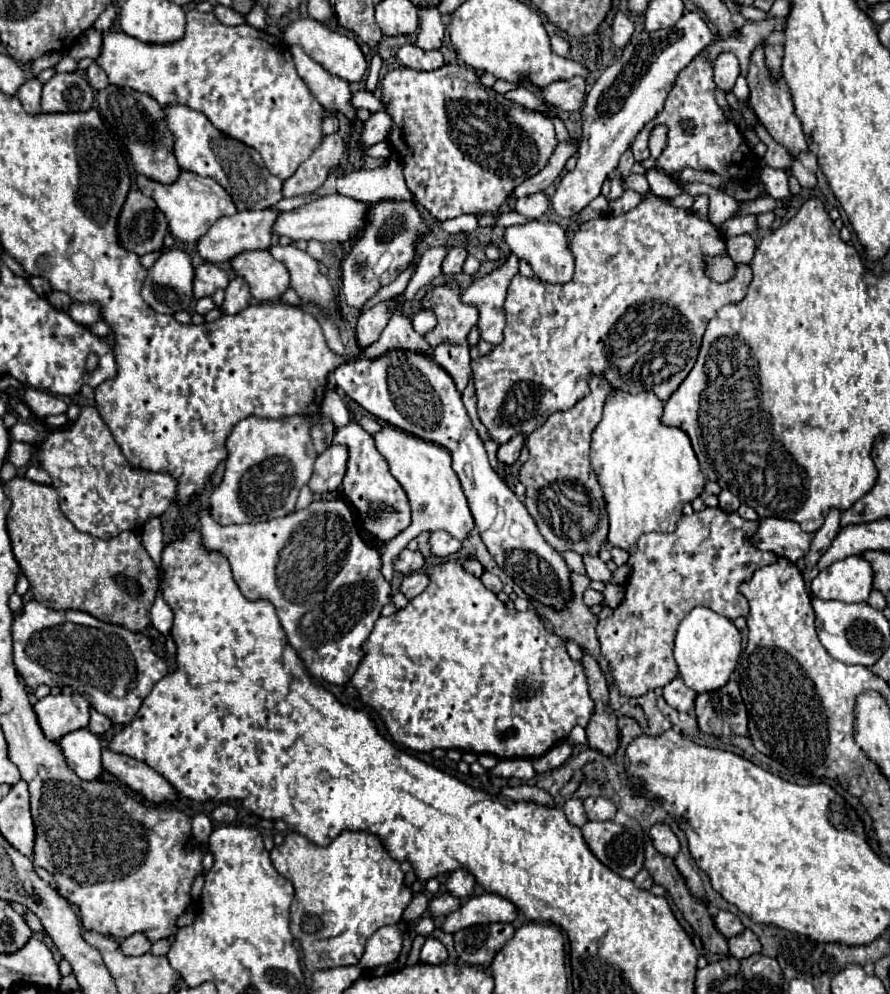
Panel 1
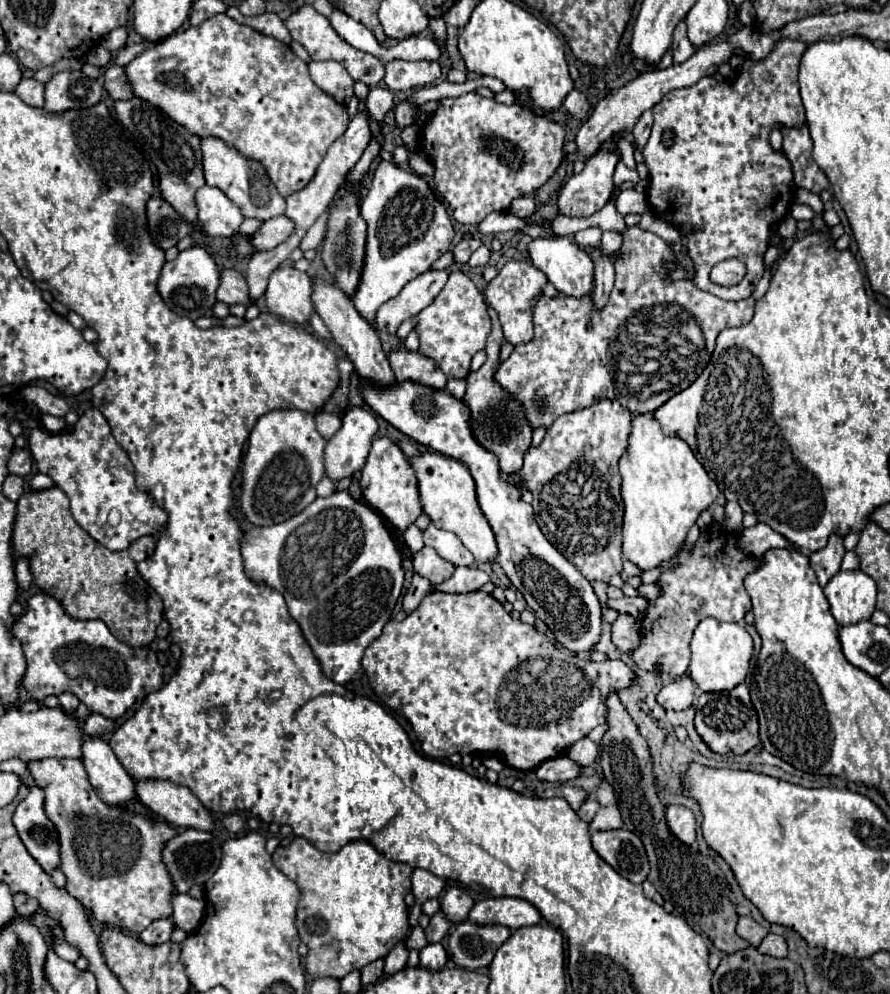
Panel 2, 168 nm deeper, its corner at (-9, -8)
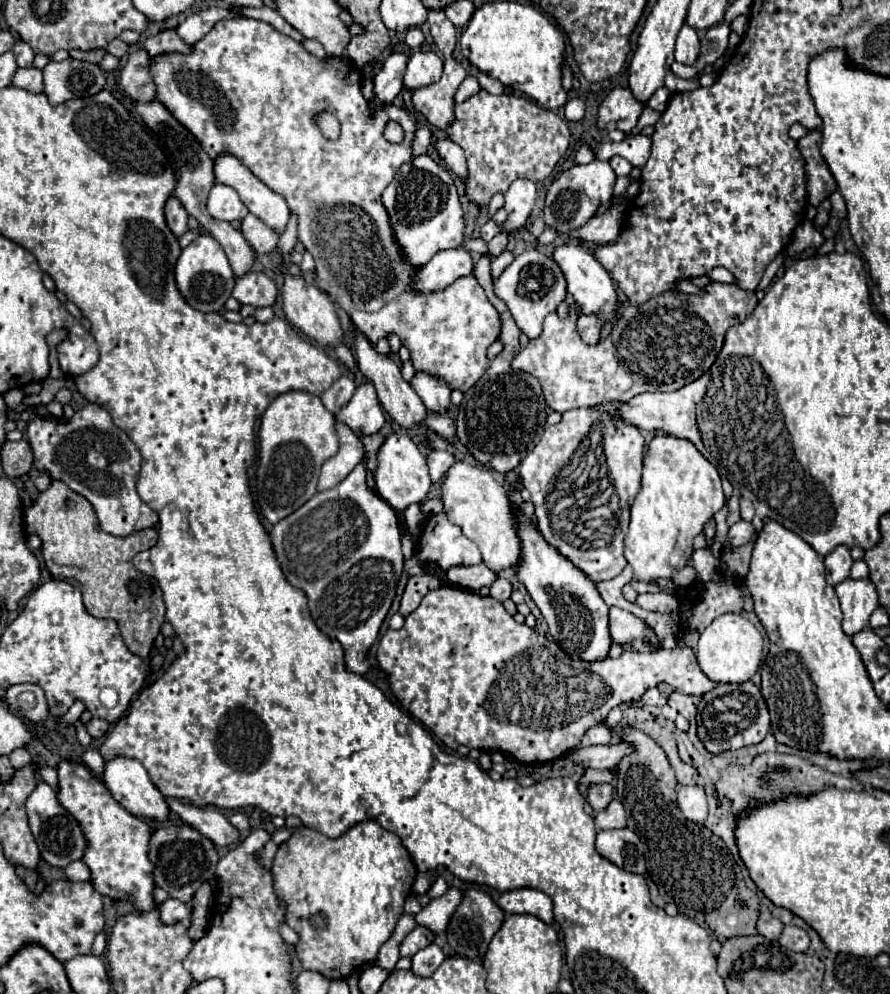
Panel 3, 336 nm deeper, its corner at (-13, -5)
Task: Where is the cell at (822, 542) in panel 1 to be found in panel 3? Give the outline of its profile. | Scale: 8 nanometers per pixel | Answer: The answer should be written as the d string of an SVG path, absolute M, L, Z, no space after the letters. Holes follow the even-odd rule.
M837 546L831 554L825 556L825 568L827 568L827 582L831 586L837 586L839 582L843 582L845 578L849 578L849 570L851 570L853 558L849 554L847 546Z

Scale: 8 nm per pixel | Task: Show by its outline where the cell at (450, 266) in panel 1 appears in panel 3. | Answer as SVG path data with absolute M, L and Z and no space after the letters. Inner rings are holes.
M497 234L497 236L489 242L489 256L499 256L501 252L507 250L507 244L509 244L507 234Z

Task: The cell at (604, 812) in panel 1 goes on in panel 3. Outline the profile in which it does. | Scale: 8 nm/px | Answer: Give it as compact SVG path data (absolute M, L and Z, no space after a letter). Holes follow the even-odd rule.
M615 798L611 804L595 814L595 826L597 830L613 830L613 828L623 828L625 826L625 808L623 804Z

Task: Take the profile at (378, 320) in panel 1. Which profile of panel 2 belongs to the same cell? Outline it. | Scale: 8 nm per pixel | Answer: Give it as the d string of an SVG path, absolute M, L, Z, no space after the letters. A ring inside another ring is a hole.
M427 271L415 277L411 283L407 283L397 297L389 299L379 307L377 319L381 329L395 334L403 321L425 309L437 297L437 293L447 283L447 277L449 277L447 271Z

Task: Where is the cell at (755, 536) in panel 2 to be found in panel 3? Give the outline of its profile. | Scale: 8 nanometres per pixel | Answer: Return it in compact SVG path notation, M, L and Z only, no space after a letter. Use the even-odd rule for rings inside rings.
M737 522L729 528L729 534L727 534L727 540L731 546L743 546L747 544L751 538L755 536L755 530L753 530L753 524L751 522Z

